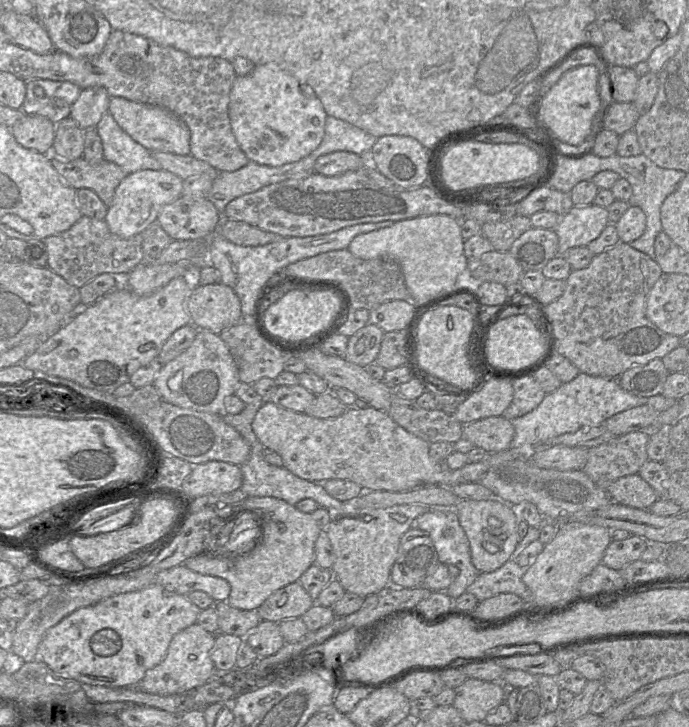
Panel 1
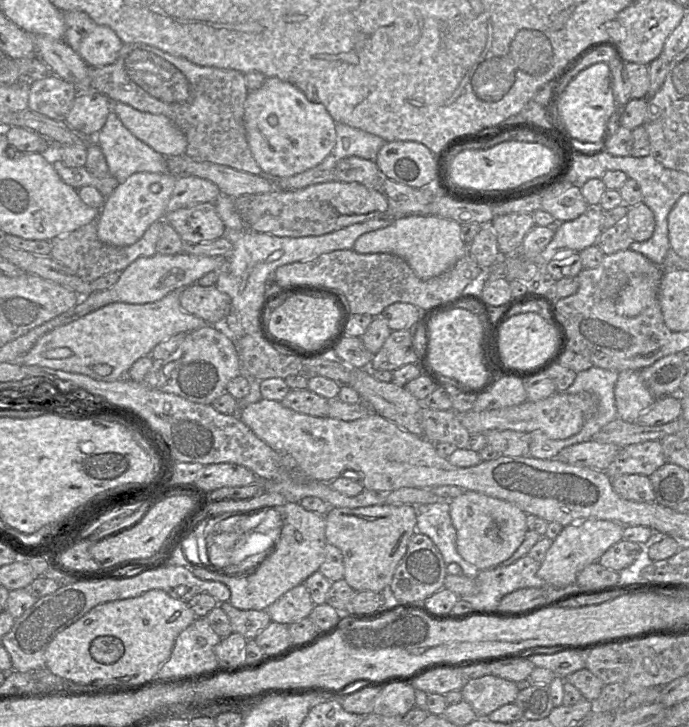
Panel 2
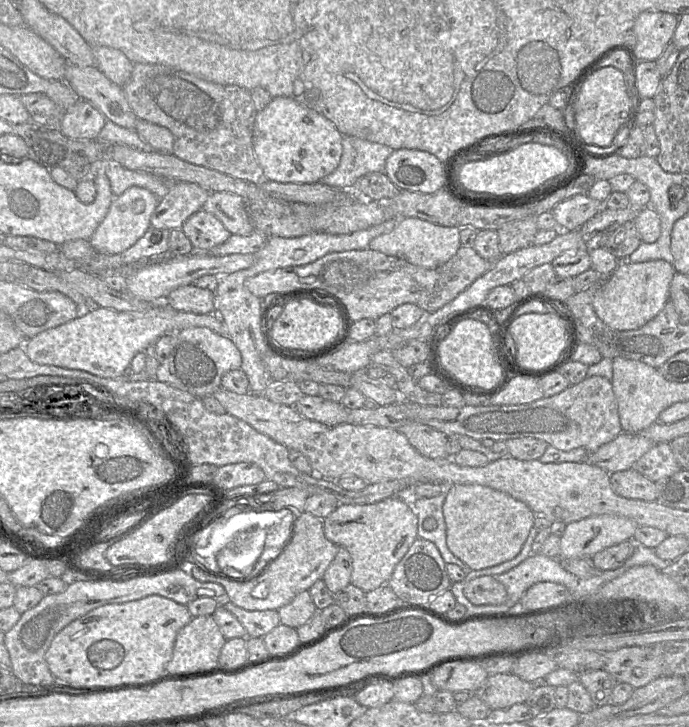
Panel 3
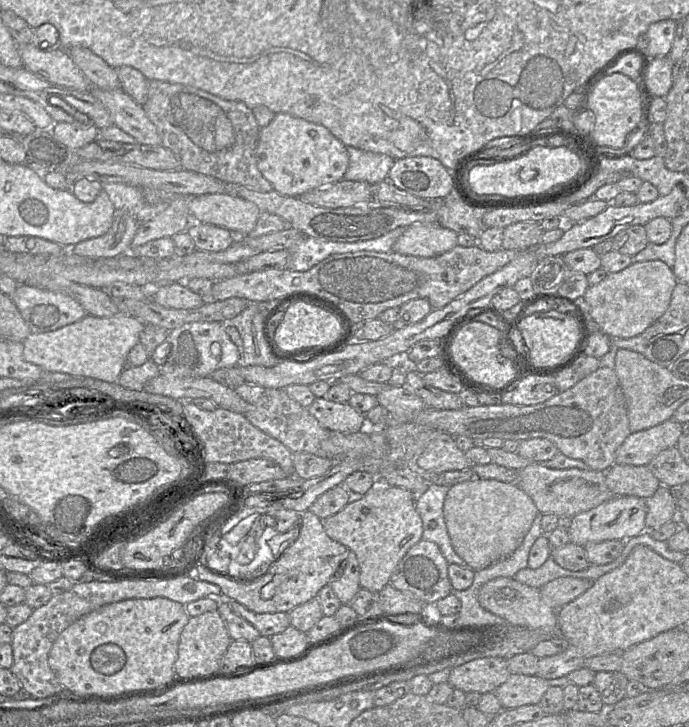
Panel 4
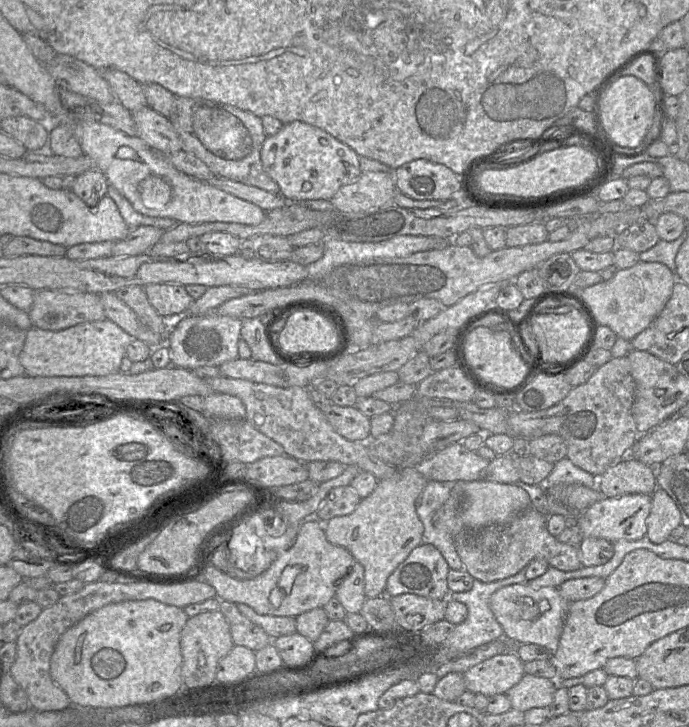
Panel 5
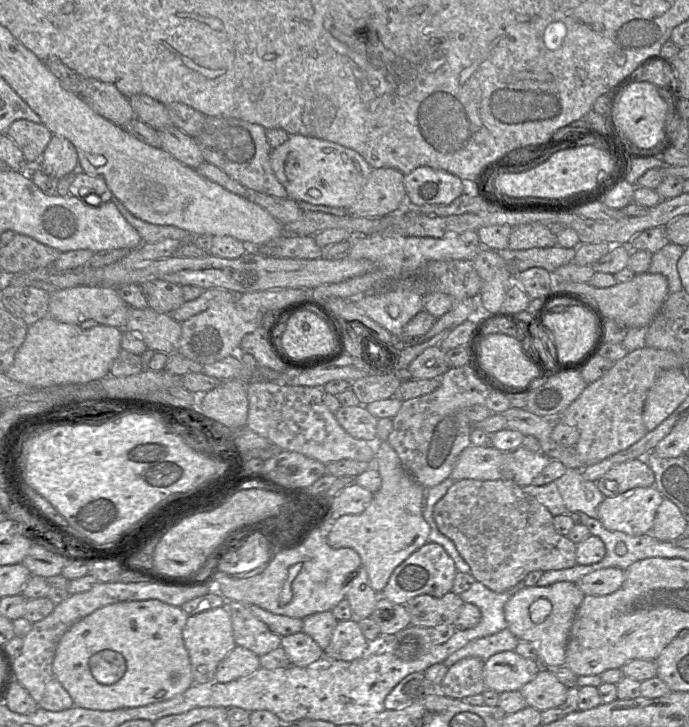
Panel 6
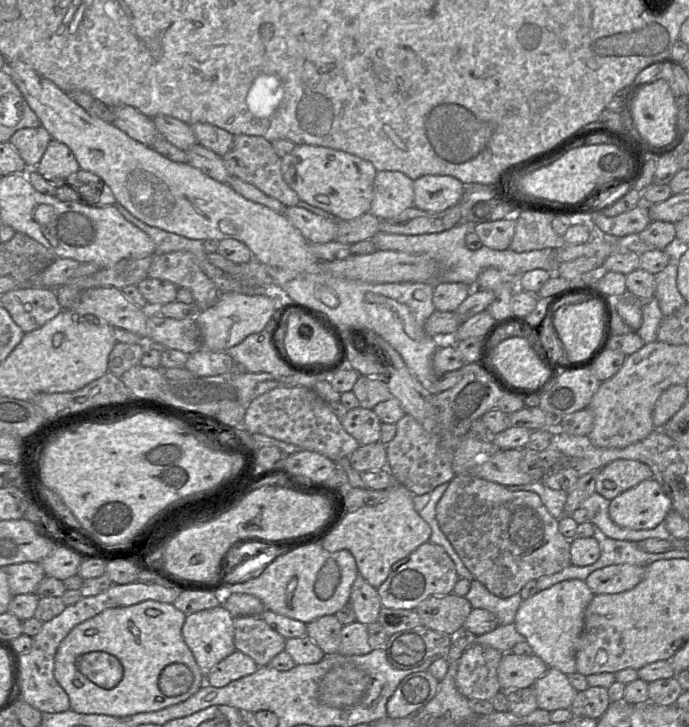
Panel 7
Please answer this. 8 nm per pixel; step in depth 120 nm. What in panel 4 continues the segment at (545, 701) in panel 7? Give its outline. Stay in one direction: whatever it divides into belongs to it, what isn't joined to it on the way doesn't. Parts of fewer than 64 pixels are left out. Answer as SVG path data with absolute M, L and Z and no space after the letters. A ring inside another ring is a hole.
M510 674L508 679L493 693L498 698L503 710L523 705L536 705L548 688L547 680L538 676Z

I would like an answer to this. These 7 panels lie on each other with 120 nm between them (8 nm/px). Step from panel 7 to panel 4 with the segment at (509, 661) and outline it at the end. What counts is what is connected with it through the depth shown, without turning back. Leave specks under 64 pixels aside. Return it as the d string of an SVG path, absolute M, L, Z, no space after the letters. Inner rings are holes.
M498 657L474 659L451 668L448 682L454 689L460 689L465 693L493 692L510 675L506 661Z

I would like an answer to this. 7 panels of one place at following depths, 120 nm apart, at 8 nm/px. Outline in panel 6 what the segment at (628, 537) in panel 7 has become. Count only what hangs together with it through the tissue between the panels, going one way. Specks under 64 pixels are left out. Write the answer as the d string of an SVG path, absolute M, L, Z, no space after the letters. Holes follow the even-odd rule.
M567 468L565 474L555 481L563 498L567 512L582 512L591 518L598 519L599 505L606 496L598 489L596 482L583 477L582 469Z

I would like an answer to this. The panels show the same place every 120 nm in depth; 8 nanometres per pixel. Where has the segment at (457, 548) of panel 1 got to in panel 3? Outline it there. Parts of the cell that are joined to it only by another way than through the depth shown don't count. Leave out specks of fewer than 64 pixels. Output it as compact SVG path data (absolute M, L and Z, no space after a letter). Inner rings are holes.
M447 490L432 498L412 498L411 504L418 517L418 537L436 545L444 562L459 566L466 574L471 569L457 558L446 543L446 523L443 515L443 504Z

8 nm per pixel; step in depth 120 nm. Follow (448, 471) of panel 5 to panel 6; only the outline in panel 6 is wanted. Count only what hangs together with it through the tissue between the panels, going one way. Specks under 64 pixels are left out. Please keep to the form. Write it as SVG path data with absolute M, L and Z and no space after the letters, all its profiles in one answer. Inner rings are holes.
M470 445L462 451L456 461L450 478L454 481L462 479L499 480L502 479L501 464L504 452L489 446Z

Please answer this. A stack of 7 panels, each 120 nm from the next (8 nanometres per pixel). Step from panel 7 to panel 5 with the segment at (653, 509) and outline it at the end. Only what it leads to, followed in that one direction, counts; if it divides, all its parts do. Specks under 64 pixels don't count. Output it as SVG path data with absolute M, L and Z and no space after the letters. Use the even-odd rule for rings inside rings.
M626 494L615 497L601 497L581 513L578 526L584 538L603 538L612 543L619 540L639 540L647 534L647 517L652 505L651 495Z

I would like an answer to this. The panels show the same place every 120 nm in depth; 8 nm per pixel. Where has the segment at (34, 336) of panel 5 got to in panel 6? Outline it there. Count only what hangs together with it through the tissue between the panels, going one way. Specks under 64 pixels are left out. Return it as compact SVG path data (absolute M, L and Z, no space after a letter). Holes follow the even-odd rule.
M50 316L28 326L26 339L5 374L29 387L87 383L109 374L121 348L123 330L99 323L67 324Z

